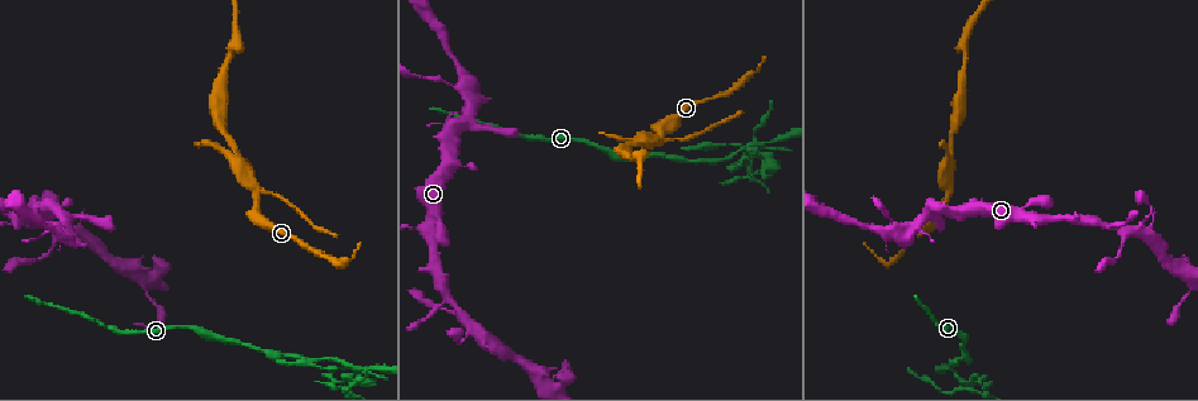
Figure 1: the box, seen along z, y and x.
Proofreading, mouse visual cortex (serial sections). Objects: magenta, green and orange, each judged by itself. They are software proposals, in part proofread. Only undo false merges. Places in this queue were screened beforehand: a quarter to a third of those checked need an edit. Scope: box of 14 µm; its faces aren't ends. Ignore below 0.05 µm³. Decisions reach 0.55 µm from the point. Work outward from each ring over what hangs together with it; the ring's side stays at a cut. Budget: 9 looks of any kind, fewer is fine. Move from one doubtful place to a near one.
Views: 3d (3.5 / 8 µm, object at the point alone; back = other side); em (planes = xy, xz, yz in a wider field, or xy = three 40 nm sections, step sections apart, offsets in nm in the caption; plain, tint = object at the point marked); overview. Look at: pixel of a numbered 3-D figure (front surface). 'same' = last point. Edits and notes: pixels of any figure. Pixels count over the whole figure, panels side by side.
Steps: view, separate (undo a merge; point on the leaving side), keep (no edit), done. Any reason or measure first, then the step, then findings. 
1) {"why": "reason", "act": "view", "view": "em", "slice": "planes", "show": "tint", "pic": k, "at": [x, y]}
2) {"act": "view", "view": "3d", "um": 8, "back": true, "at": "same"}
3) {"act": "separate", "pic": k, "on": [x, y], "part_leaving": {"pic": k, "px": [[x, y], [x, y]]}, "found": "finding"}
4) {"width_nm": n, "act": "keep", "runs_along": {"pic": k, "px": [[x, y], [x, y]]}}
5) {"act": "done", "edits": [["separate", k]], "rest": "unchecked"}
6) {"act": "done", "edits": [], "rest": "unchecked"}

{"why": "three arms meet", "act": "view", "view": "3d", "um": 3.5, "pic": 1, "at": [658, 144]}

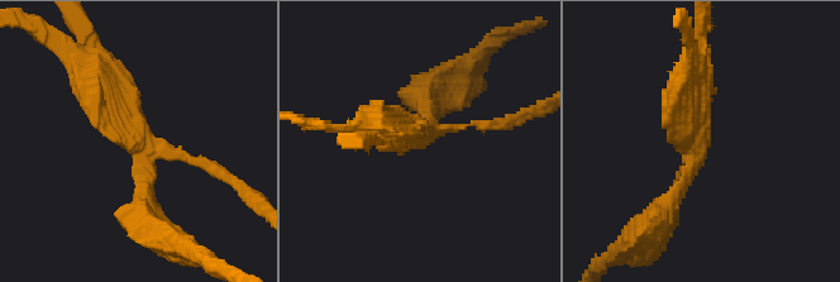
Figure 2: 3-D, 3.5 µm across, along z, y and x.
{"arms": 3, "act": "separate", "pic": 2, "on": [666, 100], "found": "a second cell is stuck on"}

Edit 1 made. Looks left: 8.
{"act": "view", "view": "overview"}

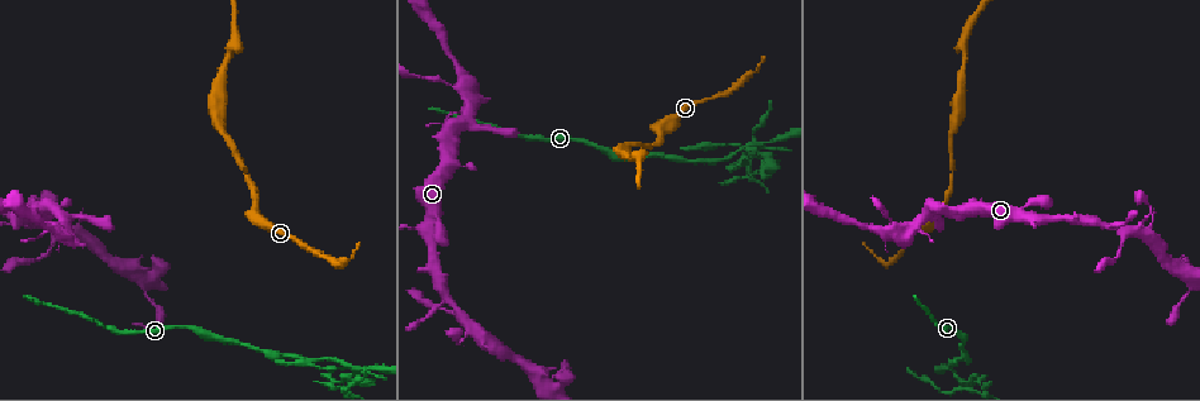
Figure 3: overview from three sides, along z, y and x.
{"act": "view", "view": "3d", "um": 8, "pic": 3, "at": [754, 152]}

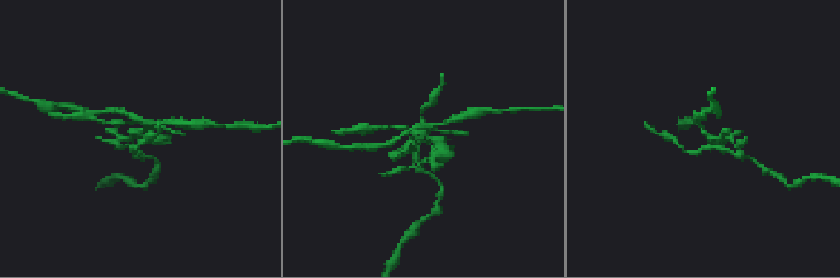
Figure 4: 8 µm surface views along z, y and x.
{"why": "need the tissue", "act": "view", "view": "em", "slice": "xy", "step": 3, "show": "tint", "pic": 4, "at": [136, 130]}

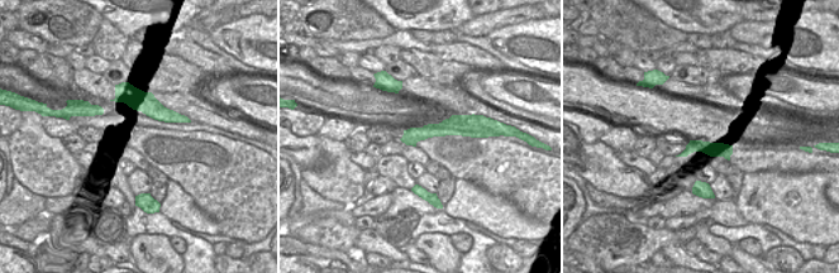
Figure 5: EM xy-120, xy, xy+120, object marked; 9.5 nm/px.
{"width_nm": 170, "act": "separate", "pic": 4, "on": [711, 142], "found": "two cells meet here"}

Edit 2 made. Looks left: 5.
{"why": "side arm on a straight run", "act": "view", "view": "3d", "um": 3.5, "back": true, "pic": 3, "at": [1121, 228]}

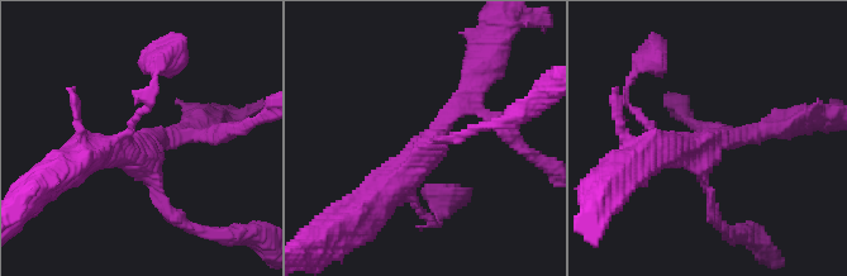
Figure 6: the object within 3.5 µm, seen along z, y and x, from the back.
{"why": "need the tissue", "act": "view", "view": "em", "slice": "xy", "step": 3, "show": "tint", "pic": 6, "at": [148, 148]}

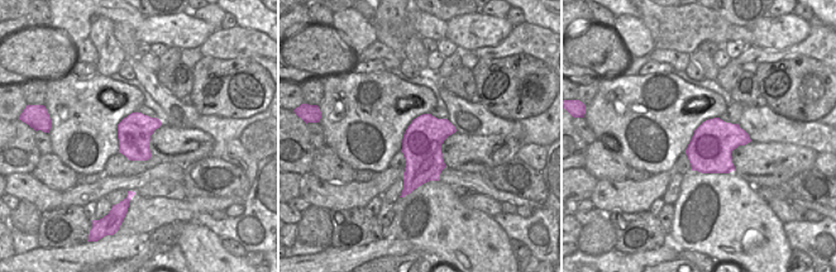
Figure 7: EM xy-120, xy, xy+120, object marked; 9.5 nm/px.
{"width_nm": 380, "act": "keep", "runs_along": {"pic": 6, "px": [[476, 81], [429, 152], [371, 204]]}, "found": "one cell here"}

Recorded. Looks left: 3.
{"why": "narrows sharply", "act": "view", "view": "3d", "um": 8, "pic": 3, "at": [1185, 296]}

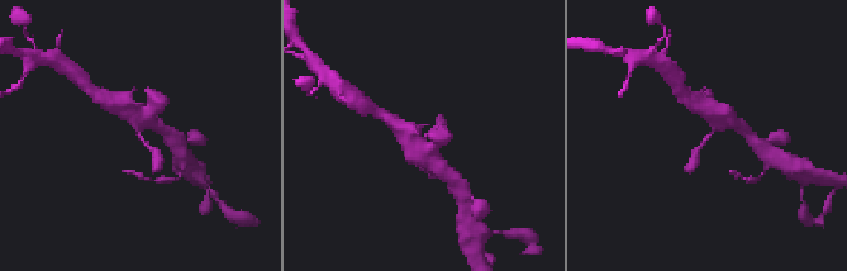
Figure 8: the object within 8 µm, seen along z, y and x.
{"act": "view", "view": "em", "slice": "xy", "step": 3, "show": "tint", "pic": 8, "at": [139, 139]}

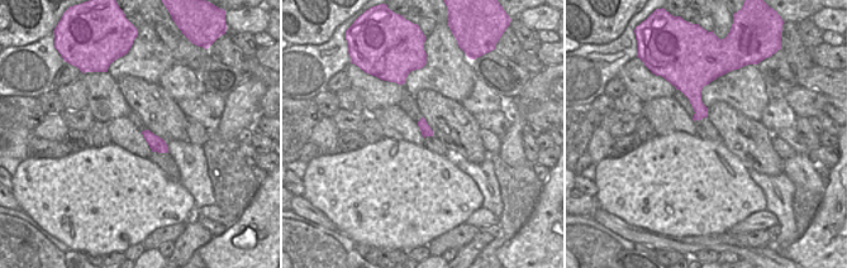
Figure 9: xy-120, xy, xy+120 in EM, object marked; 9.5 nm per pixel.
{"act": "keep", "runs_along": {"pic": 8, "px": [[127, 109], [156, 166]]}, "found": "one cell here"}

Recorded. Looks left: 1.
{"act": "done", "edits": [["separate", 2], ["separate", 4]], "rest": "unchecked"}

